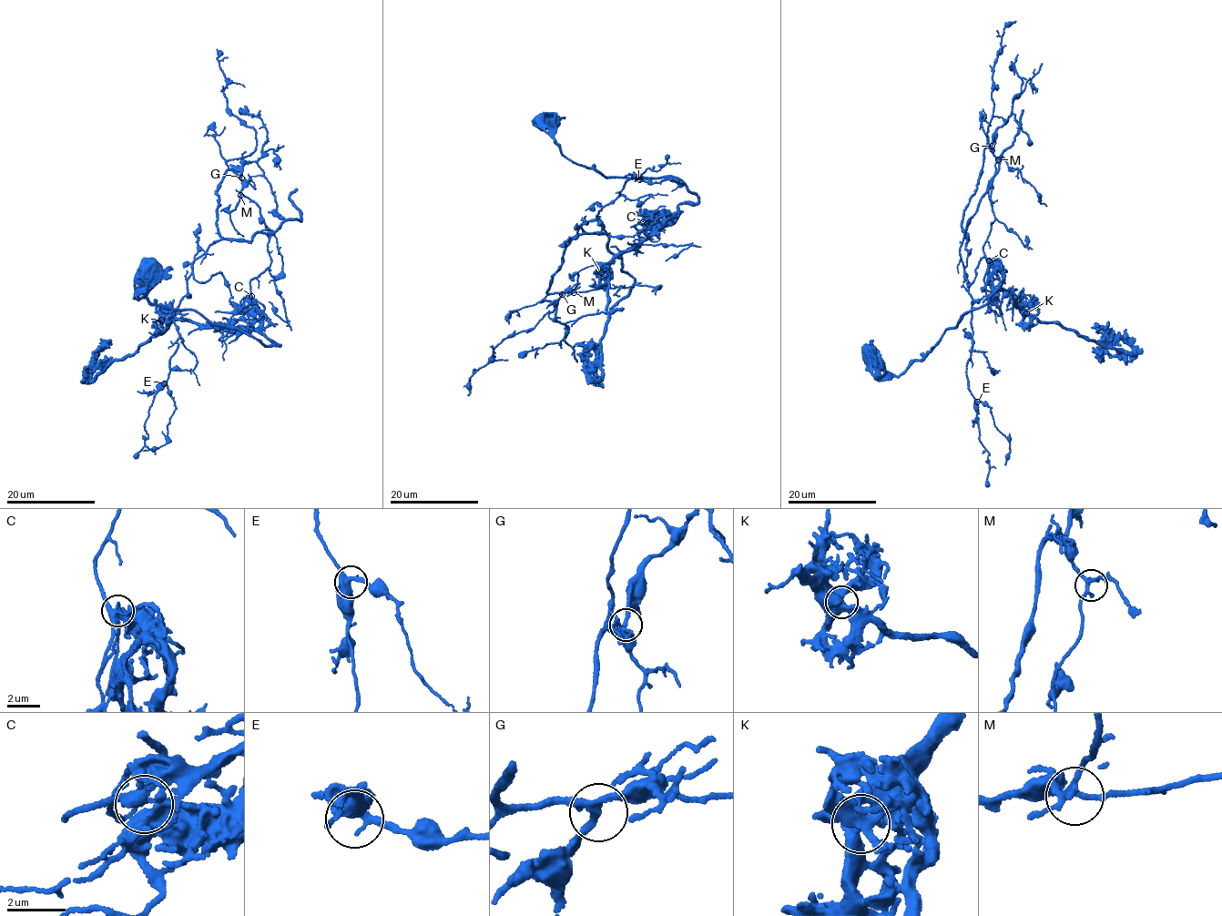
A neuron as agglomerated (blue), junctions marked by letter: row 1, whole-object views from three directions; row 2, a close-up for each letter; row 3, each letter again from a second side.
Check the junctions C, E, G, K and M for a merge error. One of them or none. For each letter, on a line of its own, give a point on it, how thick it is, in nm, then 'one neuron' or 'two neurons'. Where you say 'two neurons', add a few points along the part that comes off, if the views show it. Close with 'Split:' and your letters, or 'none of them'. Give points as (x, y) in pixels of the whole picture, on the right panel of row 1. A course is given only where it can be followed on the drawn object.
C: at (989, 260); 340 nm thick; two neurons; foreign part runs (989, 260), (983, 249), (994, 218), (992, 188), (963, 230), (963, 209), (988, 140), (1003, 30), (1016, 21)
E: at (977, 402); 420 nm thick; one neuron
G: at (992, 146); 240 nm thick; one neuron
K: at (1026, 313); 400 nm thick; one neuron
M: at (998, 159); 200 nm thick; one neuron
Split: C

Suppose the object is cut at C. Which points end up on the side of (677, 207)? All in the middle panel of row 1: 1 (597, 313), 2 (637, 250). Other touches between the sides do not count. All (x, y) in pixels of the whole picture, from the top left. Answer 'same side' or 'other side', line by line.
1: other side
2: same side

